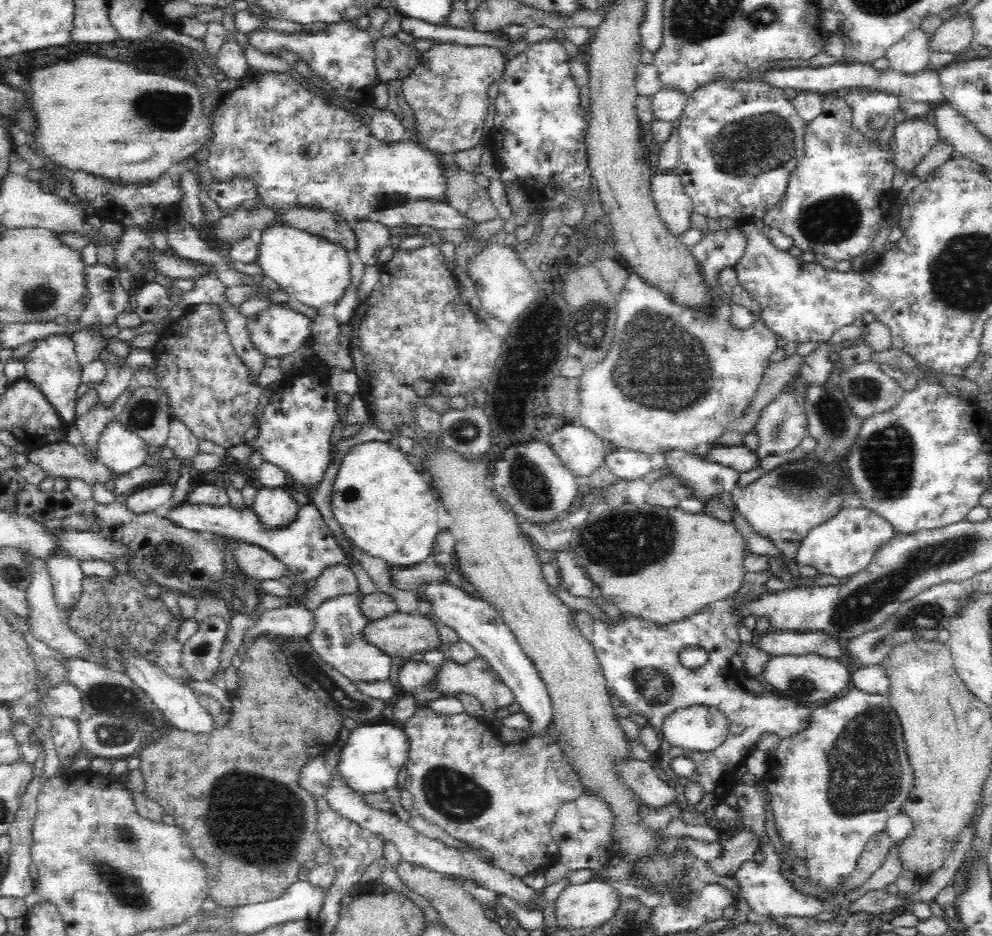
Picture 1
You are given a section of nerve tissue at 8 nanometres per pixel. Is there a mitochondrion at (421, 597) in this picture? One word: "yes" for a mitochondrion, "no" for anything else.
no

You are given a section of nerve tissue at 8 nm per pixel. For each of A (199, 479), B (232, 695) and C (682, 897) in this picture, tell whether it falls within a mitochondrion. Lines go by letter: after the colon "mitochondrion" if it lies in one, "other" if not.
A: other
B: other
C: other

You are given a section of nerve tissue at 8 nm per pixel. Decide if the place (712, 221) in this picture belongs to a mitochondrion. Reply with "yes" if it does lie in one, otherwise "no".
no

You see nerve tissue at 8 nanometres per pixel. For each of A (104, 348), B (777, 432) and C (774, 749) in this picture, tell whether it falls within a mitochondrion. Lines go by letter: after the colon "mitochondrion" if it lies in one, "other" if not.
A: other
B: mitochondrion
C: other

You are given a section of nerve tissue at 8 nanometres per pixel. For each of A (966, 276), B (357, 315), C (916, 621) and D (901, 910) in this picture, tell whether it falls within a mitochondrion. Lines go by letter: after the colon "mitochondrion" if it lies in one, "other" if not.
A: mitochondrion
B: other
C: mitochondrion
D: other

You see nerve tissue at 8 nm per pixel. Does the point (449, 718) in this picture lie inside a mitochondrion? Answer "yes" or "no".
no

